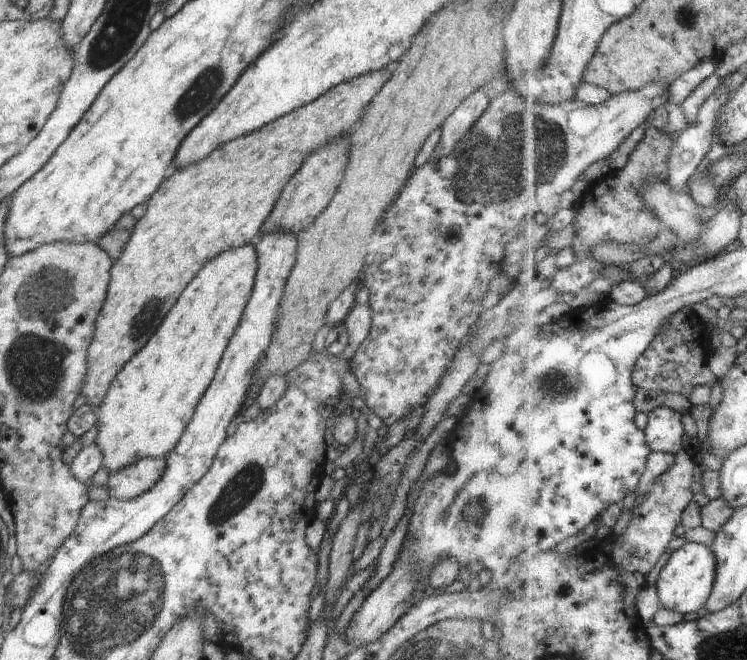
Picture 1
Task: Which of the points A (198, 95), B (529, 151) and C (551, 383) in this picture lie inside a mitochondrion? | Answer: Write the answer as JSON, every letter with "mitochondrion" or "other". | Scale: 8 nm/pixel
{"A":"mitochondrion","B":"mitochondrion","C":"mitochondrion"}

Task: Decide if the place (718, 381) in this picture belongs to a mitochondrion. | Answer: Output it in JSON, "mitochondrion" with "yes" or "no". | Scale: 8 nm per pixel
{"mitochondrion":"no"}

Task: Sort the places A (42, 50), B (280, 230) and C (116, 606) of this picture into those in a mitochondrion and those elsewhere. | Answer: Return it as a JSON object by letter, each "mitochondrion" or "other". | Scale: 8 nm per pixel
{"A":"other","B":"other","C":"mitochondrion"}

